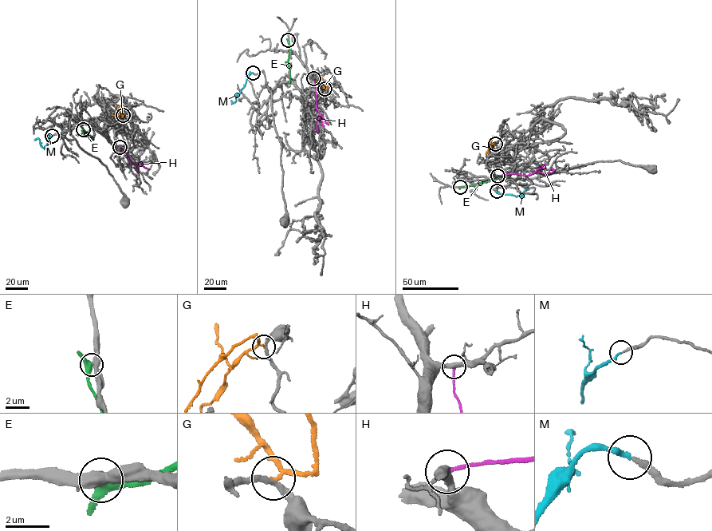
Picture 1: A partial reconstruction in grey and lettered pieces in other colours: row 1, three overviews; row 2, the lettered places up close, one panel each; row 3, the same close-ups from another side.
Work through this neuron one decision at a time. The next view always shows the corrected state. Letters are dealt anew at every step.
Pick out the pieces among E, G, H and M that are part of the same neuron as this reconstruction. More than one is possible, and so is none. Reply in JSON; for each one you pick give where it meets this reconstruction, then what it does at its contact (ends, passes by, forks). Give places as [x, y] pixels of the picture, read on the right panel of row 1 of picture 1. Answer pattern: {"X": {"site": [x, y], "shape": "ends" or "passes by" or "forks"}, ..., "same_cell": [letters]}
{"M": {"site": [497, 191], "shape": "ends"}, "same_cell": ["M"]}

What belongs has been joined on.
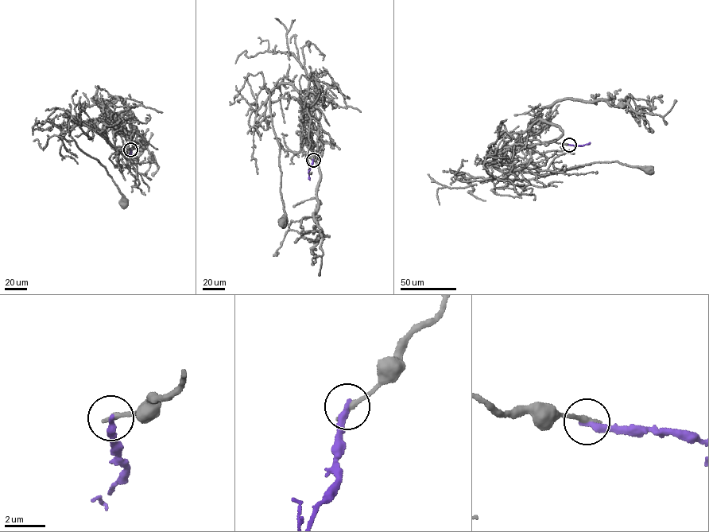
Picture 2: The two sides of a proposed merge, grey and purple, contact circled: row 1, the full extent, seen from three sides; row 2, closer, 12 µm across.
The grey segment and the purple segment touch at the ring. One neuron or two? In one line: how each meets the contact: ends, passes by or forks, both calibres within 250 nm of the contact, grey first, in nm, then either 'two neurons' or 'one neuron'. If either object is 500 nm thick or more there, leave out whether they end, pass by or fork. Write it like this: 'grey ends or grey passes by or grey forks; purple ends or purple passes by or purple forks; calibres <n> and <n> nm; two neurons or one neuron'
grey ends; purple ends; calibres 280 and 360 nm; two neurons

